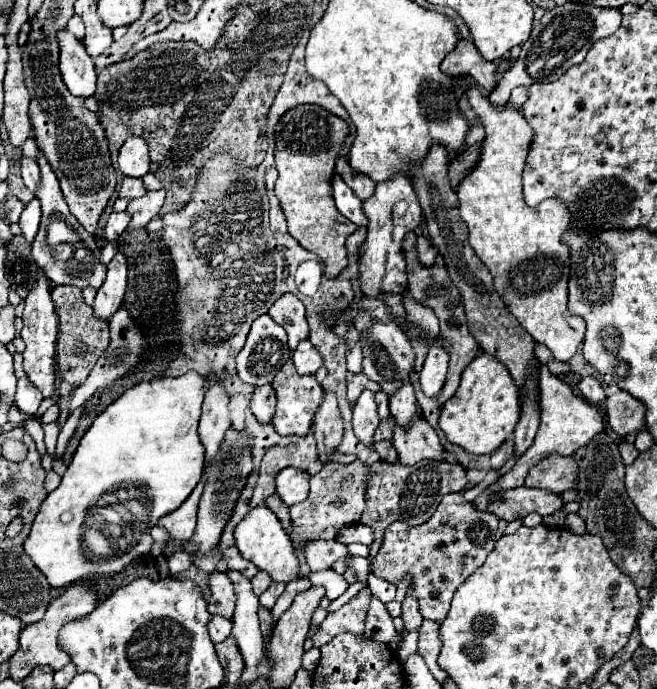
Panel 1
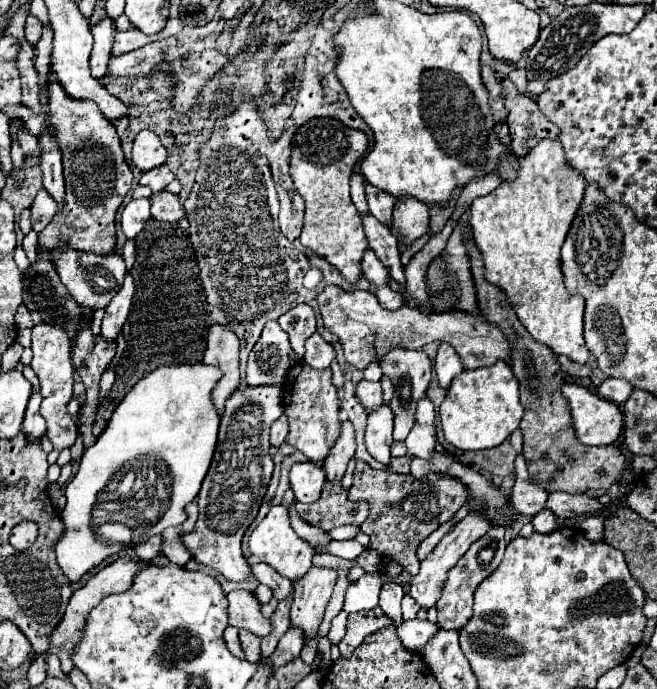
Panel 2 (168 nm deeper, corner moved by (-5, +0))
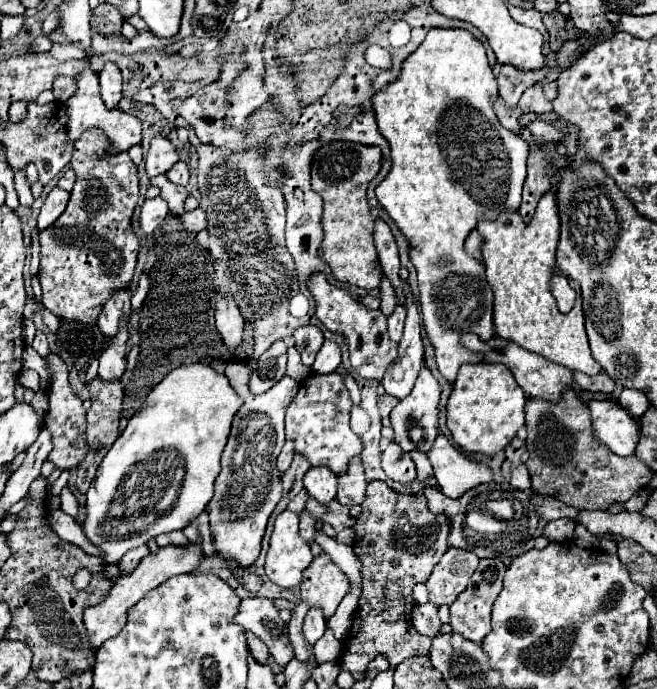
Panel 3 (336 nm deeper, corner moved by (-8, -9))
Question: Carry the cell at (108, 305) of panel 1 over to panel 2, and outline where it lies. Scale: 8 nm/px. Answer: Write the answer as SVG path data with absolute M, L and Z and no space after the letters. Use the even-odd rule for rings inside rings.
M126 273L120 291L108 303L106 315L102 319L102 337L106 337L108 341L114 341L118 337L118 333L120 333L120 329L128 317L132 297L134 297L134 281L132 281L132 275Z

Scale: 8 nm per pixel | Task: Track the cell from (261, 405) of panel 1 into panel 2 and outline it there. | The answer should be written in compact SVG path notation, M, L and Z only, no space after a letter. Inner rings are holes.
M282 415L282 417L276 419L276 421L272 423L272 427L270 427L270 443L272 443L274 447L280 447L280 445L284 443L284 439L286 439L286 433L288 433L288 417Z

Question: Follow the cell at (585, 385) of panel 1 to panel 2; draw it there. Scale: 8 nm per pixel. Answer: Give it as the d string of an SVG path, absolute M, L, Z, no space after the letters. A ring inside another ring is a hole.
M606 379L600 383L598 387L598 395L602 399L608 399L616 405L622 405L626 401L626 397L632 393L632 387L628 387L628 383L624 379Z

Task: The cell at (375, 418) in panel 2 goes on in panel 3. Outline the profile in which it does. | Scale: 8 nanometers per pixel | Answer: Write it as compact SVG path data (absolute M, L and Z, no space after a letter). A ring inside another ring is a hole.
M391 442L385 448L385 452L381 456L381 466L383 466L383 472L391 480L401 482L401 484L411 484L417 478L411 456L403 456L403 450L399 450L399 446L395 442Z

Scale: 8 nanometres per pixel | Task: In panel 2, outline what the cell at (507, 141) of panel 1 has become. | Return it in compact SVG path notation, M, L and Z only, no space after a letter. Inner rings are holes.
M540 139L526 155L516 157L518 177L512 181L502 181L492 193L478 197L470 205L470 227L476 241L476 247L482 253L486 279L494 281L510 297L520 323L528 333L538 341L548 345L554 353L566 355L576 363L586 363L590 357L588 347L584 345L582 327L584 327L584 299L568 295L564 287L560 247L568 235L568 229L574 221L574 215L584 197L586 183L578 173L566 169L564 151L554 139Z

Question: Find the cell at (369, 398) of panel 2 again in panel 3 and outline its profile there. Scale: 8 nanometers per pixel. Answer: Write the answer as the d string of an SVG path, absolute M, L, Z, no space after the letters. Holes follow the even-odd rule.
M383 394L383 396L379 398L379 410L381 410L383 426L391 426L389 414L391 414L391 410L393 410L397 404L399 404L399 398L393 398L393 396L389 396L389 394Z

